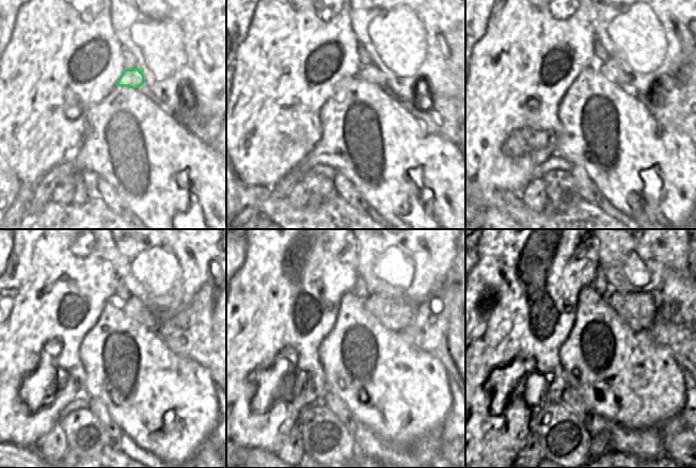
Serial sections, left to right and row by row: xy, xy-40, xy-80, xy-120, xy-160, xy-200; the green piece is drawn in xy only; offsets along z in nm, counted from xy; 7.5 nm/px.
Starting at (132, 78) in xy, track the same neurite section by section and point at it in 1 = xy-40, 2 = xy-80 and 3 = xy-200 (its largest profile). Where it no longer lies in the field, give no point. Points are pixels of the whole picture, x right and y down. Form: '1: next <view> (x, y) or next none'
1: next xy-40 (372, 74)
2: next xy-80 (610, 69)
3: next xy-200 (637, 309)

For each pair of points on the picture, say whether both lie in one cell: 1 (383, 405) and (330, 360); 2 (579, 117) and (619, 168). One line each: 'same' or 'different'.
1: same
2: same

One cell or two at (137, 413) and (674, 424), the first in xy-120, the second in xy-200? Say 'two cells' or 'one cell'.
two cells

